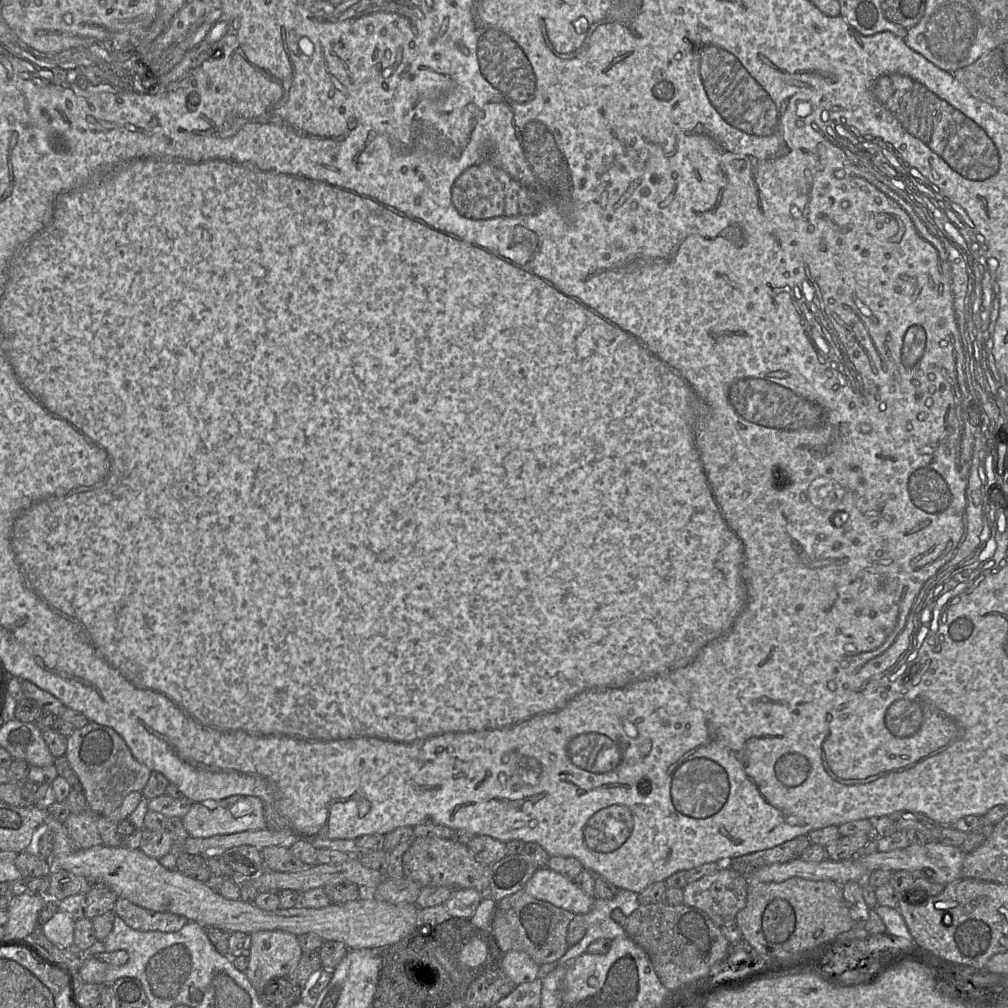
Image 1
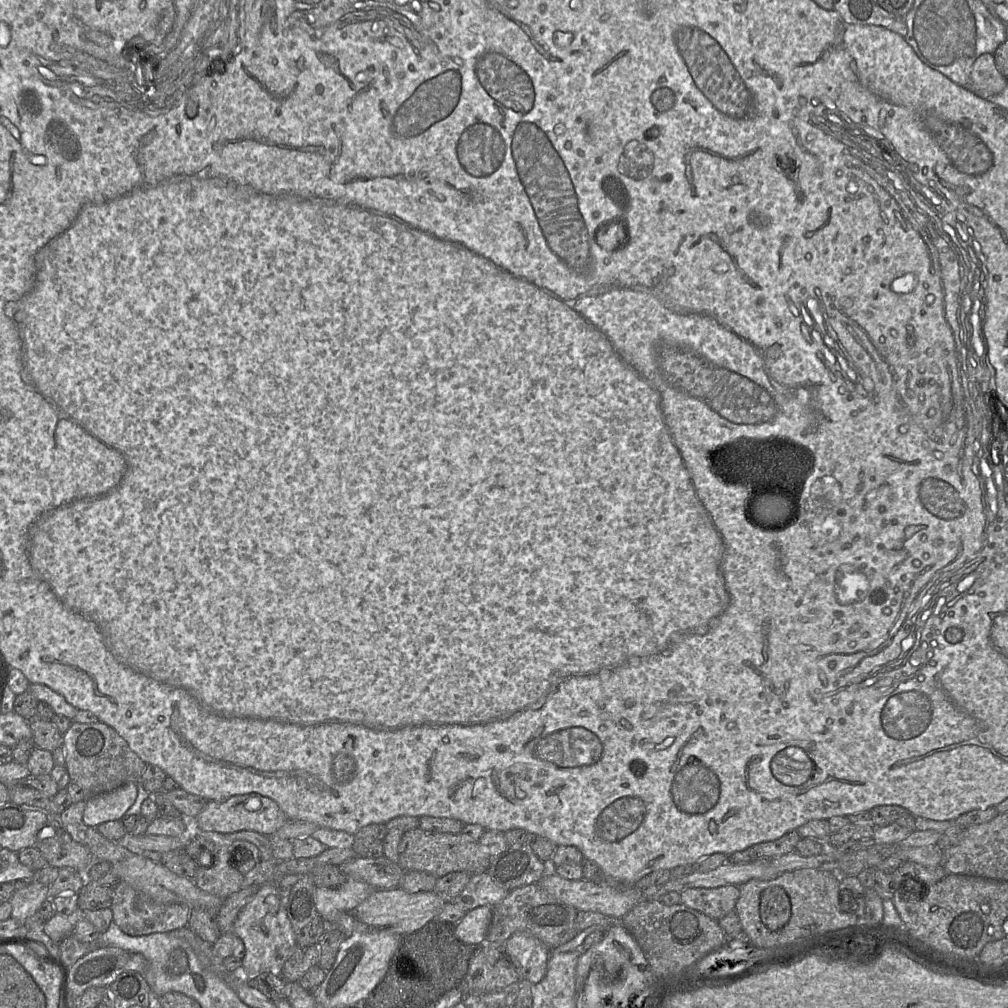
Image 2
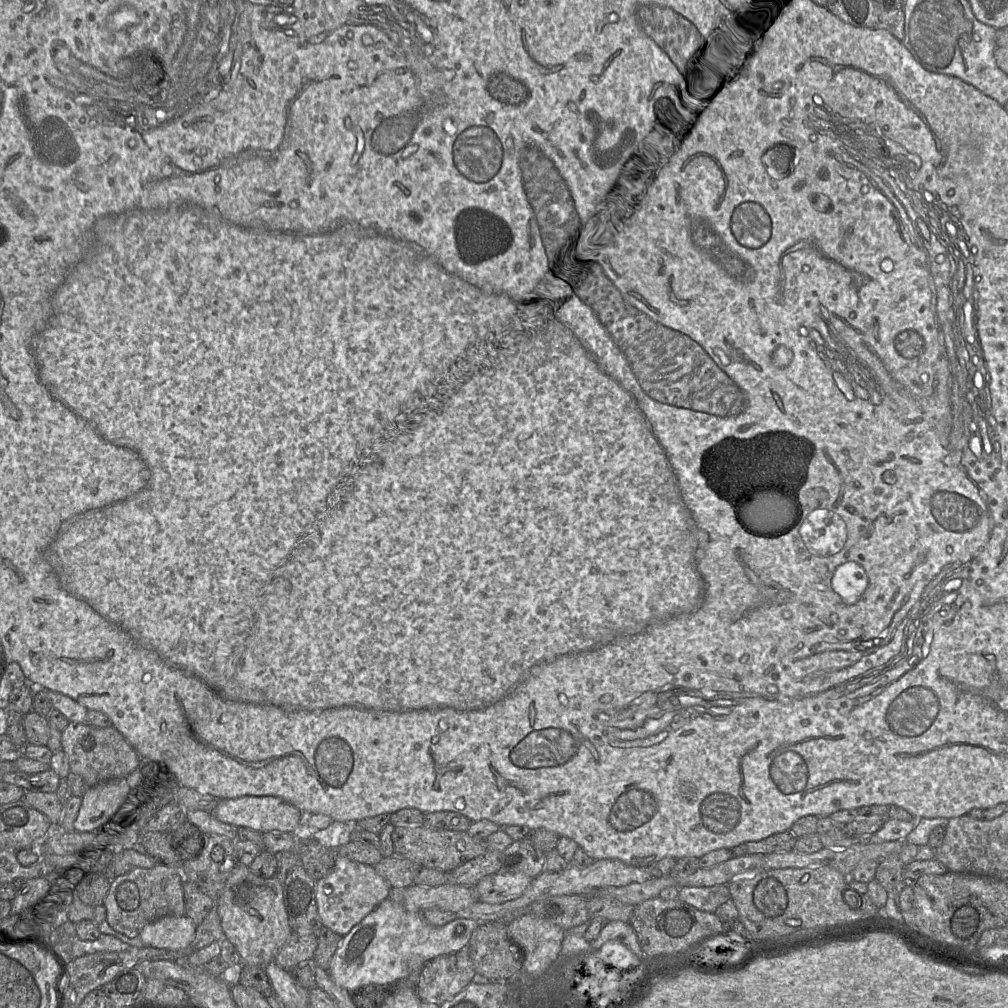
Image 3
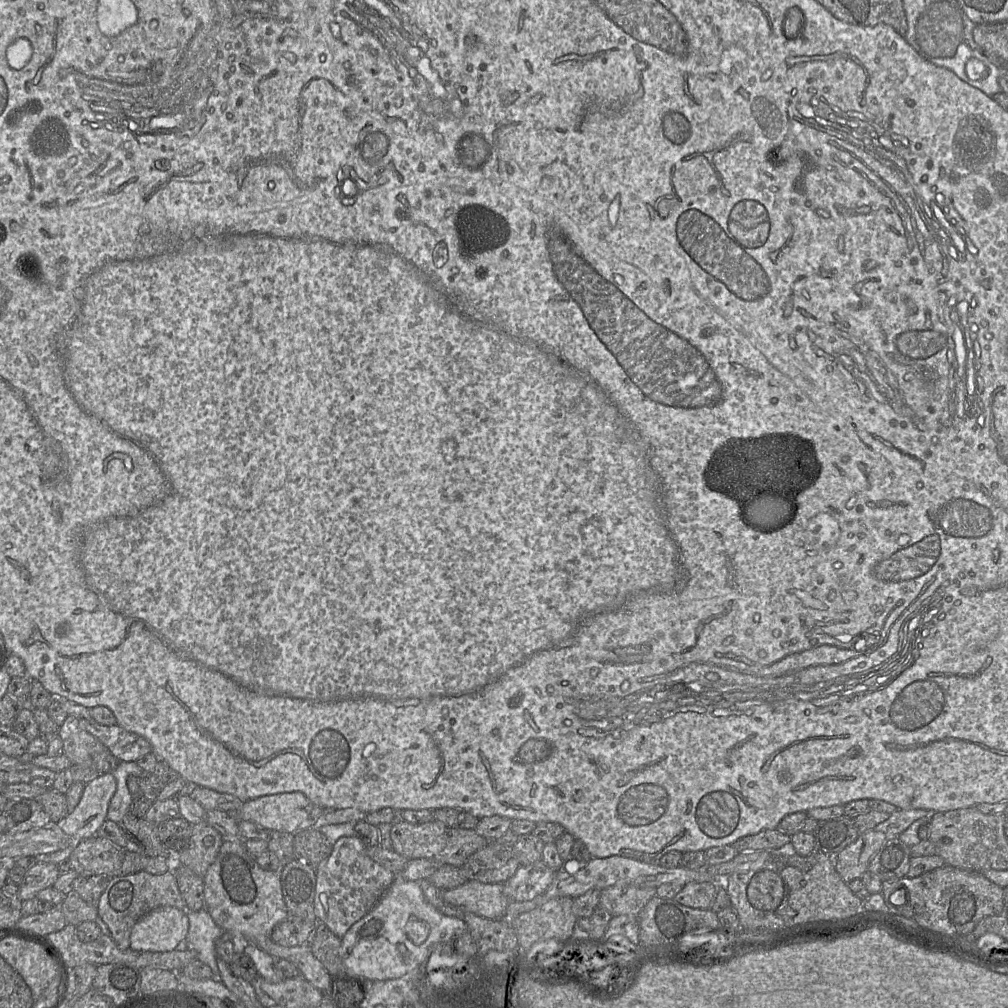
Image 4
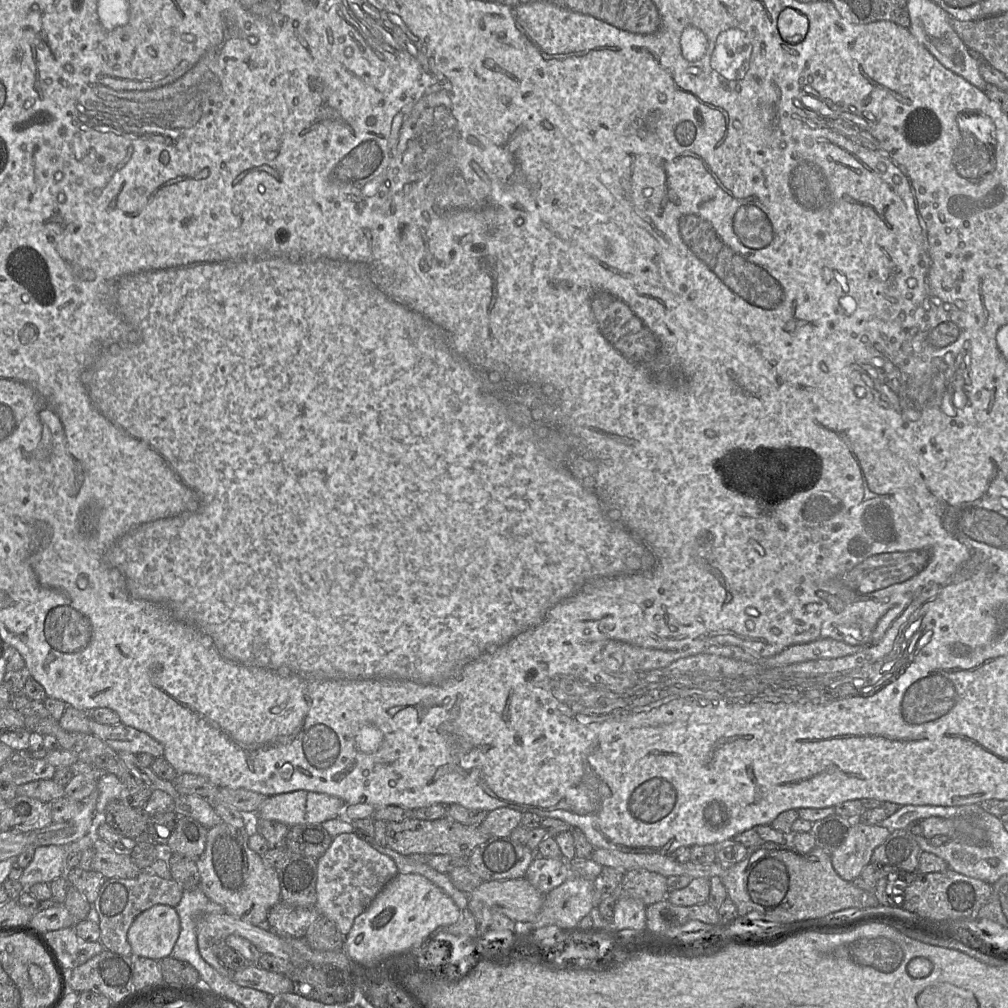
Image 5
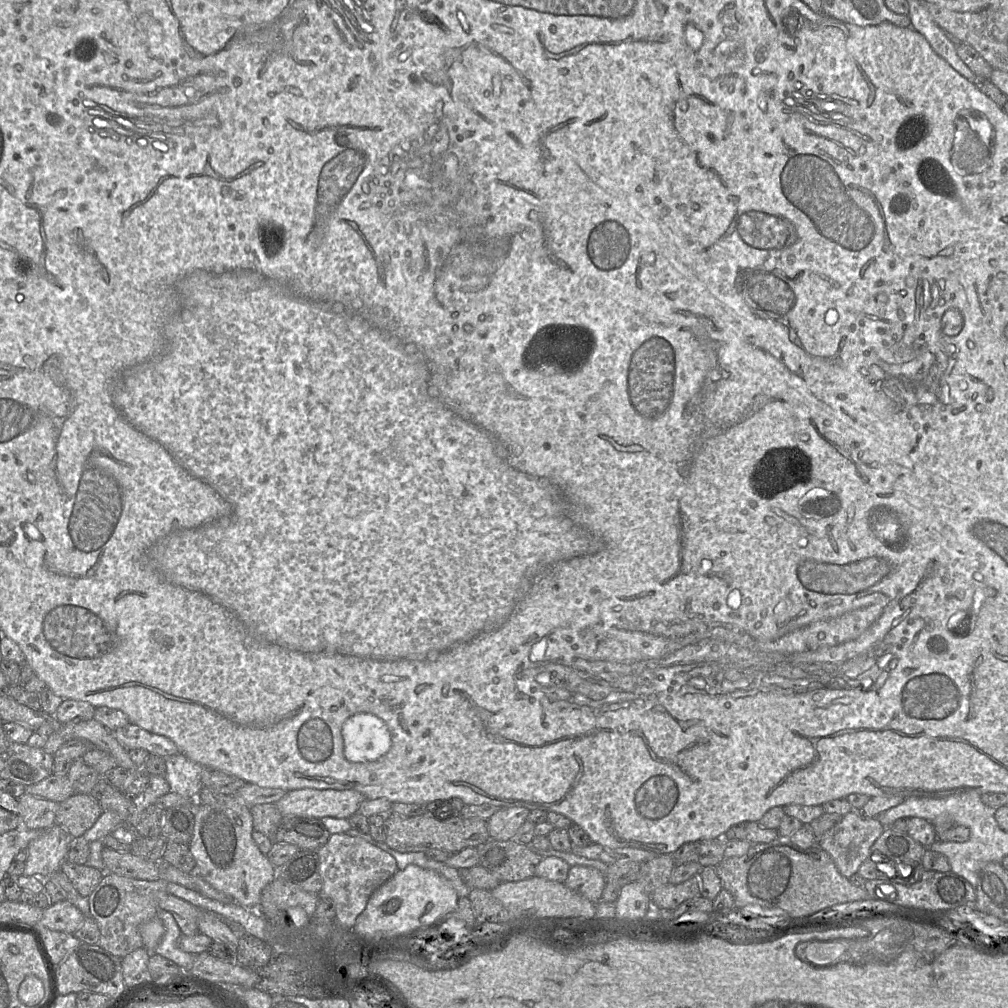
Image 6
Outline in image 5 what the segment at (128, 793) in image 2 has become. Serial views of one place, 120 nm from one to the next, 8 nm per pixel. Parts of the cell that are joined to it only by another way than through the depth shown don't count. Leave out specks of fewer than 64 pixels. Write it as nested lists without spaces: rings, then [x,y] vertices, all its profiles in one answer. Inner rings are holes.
[[[95,789],[82,802],[80,812],[64,823],[52,822],[48,826],[28,833],[28,843],[31,847],[48,845],[68,845],[88,833],[95,832],[97,823],[96,805],[98,790]]]

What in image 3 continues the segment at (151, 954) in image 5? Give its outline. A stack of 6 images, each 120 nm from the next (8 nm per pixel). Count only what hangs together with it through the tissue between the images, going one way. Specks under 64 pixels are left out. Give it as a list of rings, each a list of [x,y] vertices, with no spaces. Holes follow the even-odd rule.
[[[164,916],[139,933],[145,947],[188,953],[196,931],[195,923],[187,916]]]

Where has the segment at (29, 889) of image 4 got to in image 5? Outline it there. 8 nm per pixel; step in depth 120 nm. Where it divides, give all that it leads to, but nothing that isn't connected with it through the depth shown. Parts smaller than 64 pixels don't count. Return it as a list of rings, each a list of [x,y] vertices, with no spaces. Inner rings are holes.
[[[60,845],[38,846],[19,879],[25,890],[35,883],[50,883],[66,874],[66,849]]]

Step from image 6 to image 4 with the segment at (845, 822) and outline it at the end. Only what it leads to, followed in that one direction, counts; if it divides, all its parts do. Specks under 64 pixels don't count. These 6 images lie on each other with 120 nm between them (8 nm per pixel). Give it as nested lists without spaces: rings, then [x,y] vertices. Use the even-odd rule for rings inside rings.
[[[862,830],[854,842],[835,856],[835,868],[841,878],[846,883],[860,878],[886,840],[887,836],[881,831]]]

